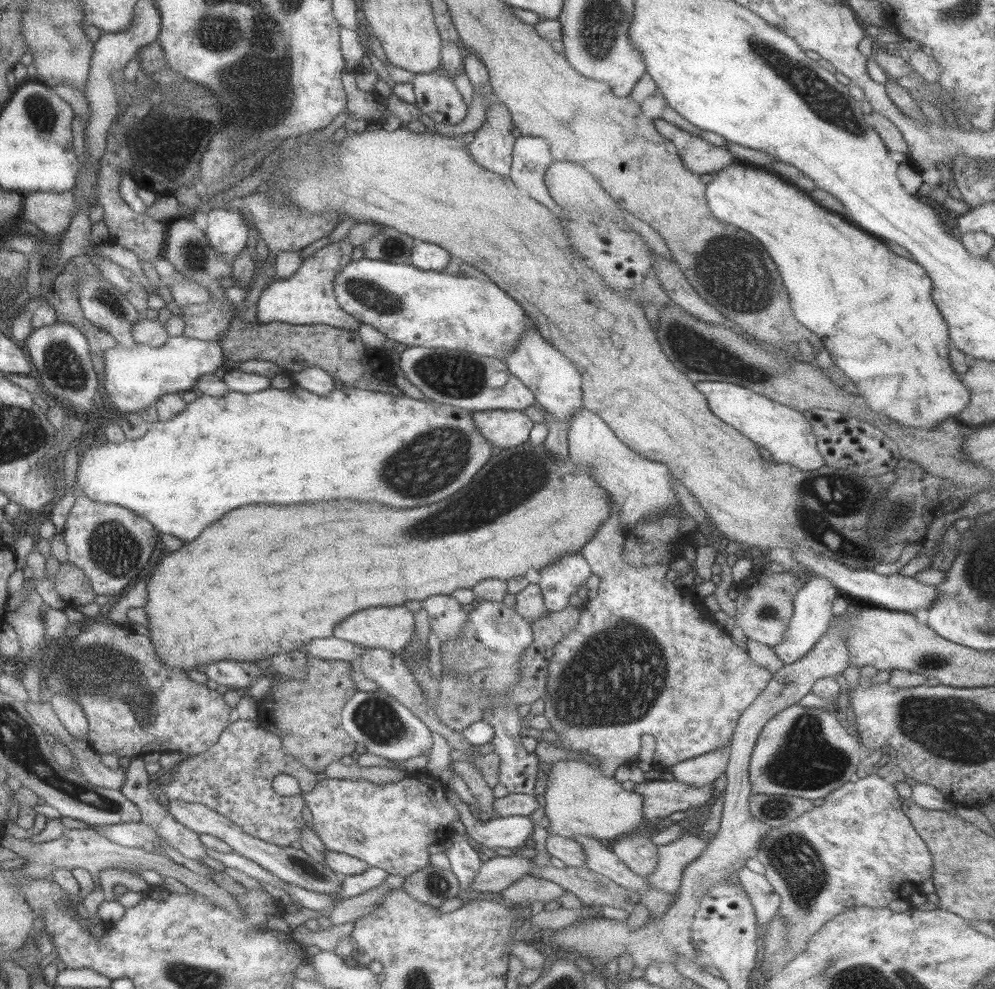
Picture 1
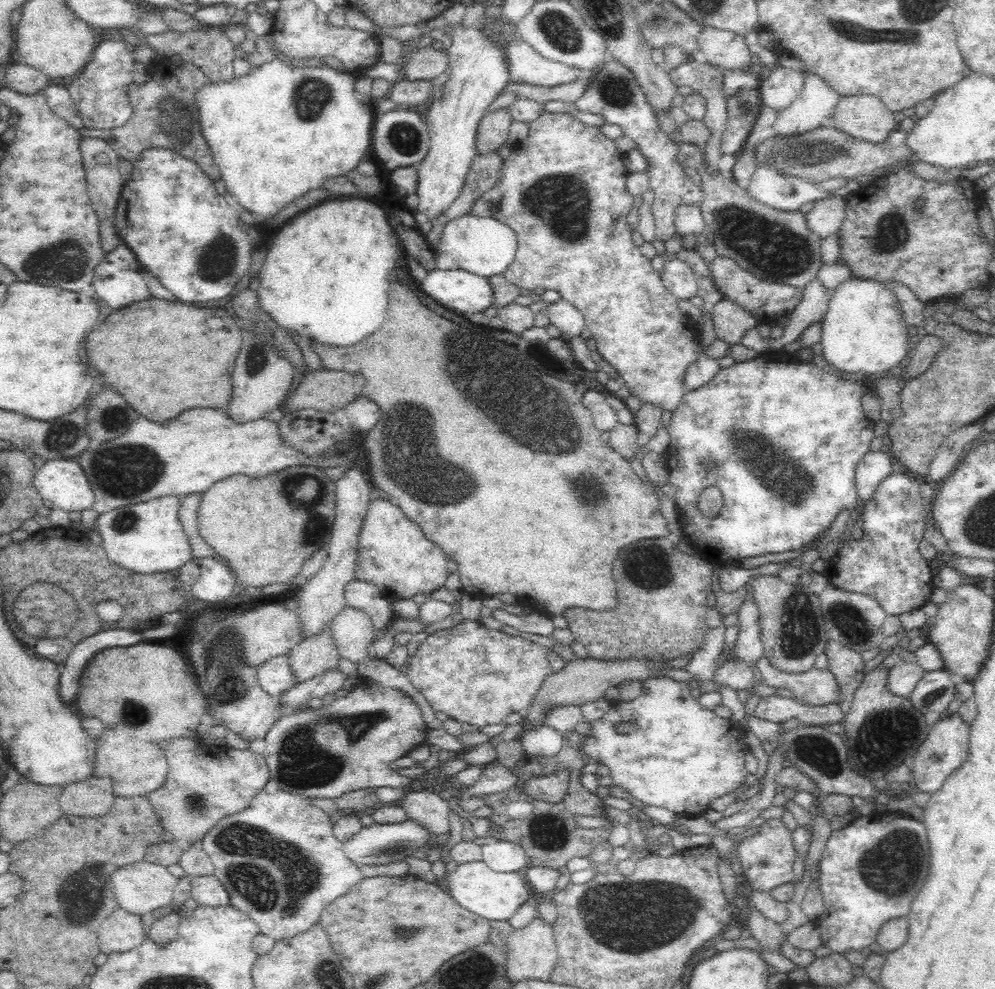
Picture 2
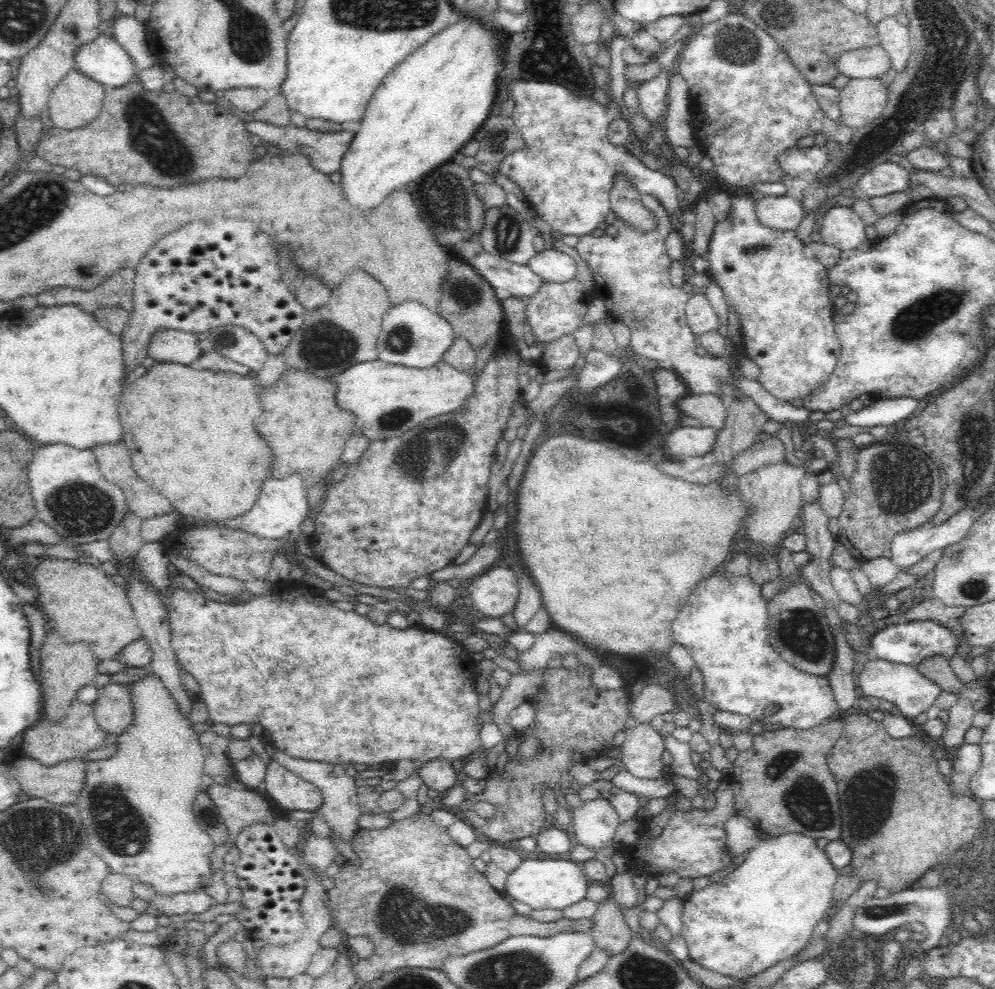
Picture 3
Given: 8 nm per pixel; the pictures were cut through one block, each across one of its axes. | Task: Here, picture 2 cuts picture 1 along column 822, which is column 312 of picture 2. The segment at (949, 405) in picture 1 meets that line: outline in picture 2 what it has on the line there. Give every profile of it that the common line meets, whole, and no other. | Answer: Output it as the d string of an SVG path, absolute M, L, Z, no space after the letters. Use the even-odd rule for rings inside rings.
M338 195L316 205L306 210L306 212L293 217L272 236L270 248L267 249L265 261L259 274L260 286L257 288L257 305L260 307L260 310L269 314L272 320L277 322L277 325L281 326L288 335L295 332L298 336L308 338L308 340L317 342L317 344L352 346L352 344L364 340L364 336L376 332L382 326L384 318L386 318L386 308L388 308L388 296L386 296L386 292L388 292L388 274L394 268L396 258L398 258L398 237L393 227L388 223L386 212L382 208L378 197Z

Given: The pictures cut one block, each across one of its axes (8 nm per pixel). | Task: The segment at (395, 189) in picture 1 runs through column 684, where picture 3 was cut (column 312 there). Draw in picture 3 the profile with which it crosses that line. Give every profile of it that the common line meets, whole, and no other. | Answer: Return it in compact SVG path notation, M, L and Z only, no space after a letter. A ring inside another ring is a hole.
M300 370L284 371L280 378L266 390L258 387L258 398L264 412L260 418L256 418L255 429L272 448L272 456L278 456L276 464L272 464L274 478L286 478L290 474L298 473L303 478L306 489L318 484L320 480L328 479L340 460L346 440L357 432L355 414L349 410L342 410L336 404L336 387L331 377L318 378Z

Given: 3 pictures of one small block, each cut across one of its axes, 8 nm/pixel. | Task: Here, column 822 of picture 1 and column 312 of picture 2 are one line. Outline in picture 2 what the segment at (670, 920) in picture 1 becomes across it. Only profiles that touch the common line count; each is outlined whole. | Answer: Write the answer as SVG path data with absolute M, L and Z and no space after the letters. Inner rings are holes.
M328 627L320 634L308 636L294 646L288 654L288 664L294 671L296 682L299 683L337 668L340 658L331 628Z

